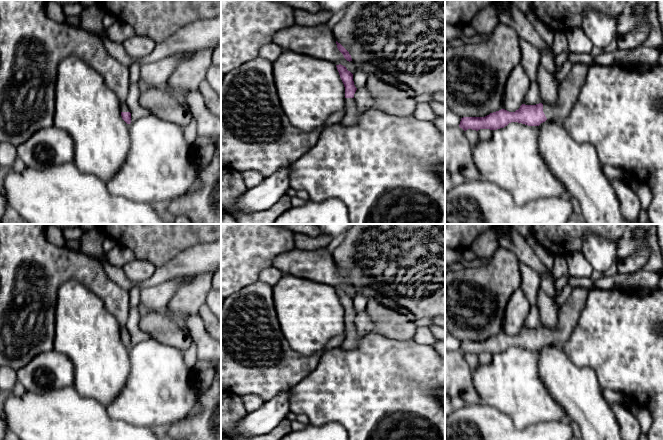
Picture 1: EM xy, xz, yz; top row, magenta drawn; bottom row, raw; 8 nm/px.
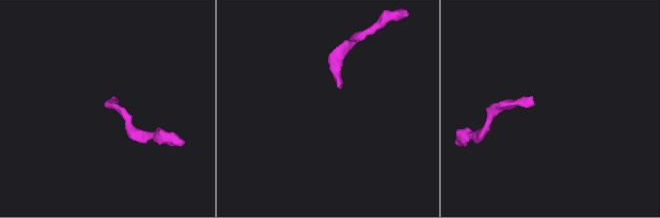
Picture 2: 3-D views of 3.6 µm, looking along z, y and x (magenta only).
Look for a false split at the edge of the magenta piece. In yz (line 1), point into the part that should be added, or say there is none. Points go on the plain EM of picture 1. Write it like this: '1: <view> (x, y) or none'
1: yz (569, 314)

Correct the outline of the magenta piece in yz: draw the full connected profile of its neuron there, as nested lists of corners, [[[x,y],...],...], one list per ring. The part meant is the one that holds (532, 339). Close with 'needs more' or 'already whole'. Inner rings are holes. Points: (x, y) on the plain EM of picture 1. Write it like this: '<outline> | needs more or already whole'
[[[583,287],[573,288],[567,301],[561,305],[555,328],[522,328],[515,336],[501,333],[485,341],[463,341],[459,351],[464,355],[468,353],[476,355],[480,353],[497,354],[504,352],[511,346],[539,350],[546,344],[562,345],[576,327],[580,314],[585,307],[589,291]]] | needs more

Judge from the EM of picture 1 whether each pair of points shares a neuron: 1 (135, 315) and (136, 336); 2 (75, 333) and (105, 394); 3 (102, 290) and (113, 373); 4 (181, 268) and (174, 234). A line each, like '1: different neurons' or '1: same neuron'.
1: same neuron
2: same neuron
3: different neurons
4: different neurons

